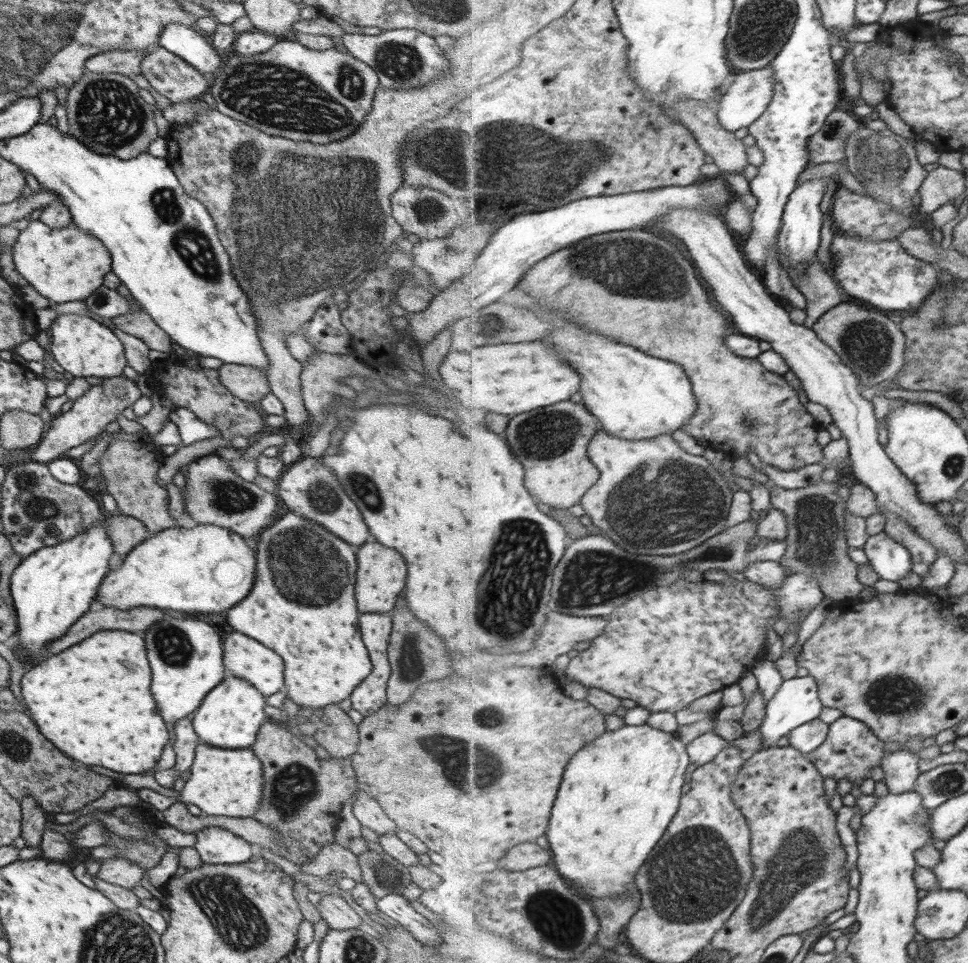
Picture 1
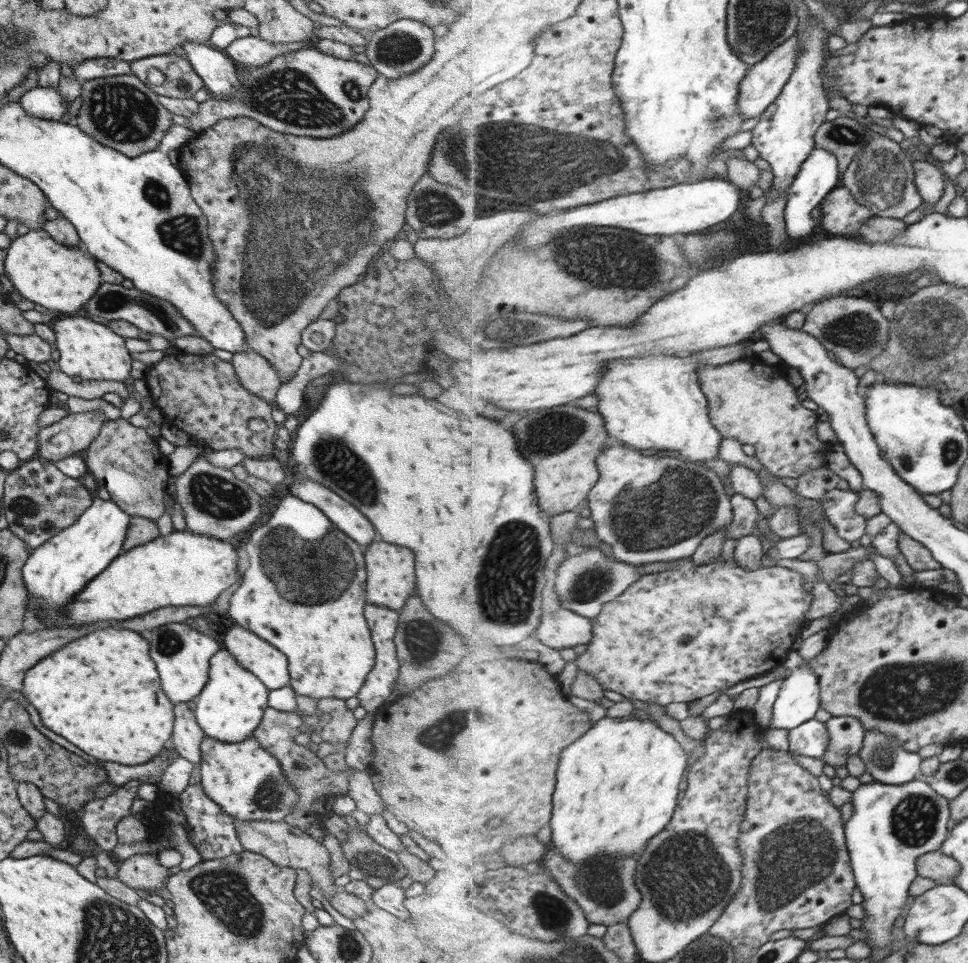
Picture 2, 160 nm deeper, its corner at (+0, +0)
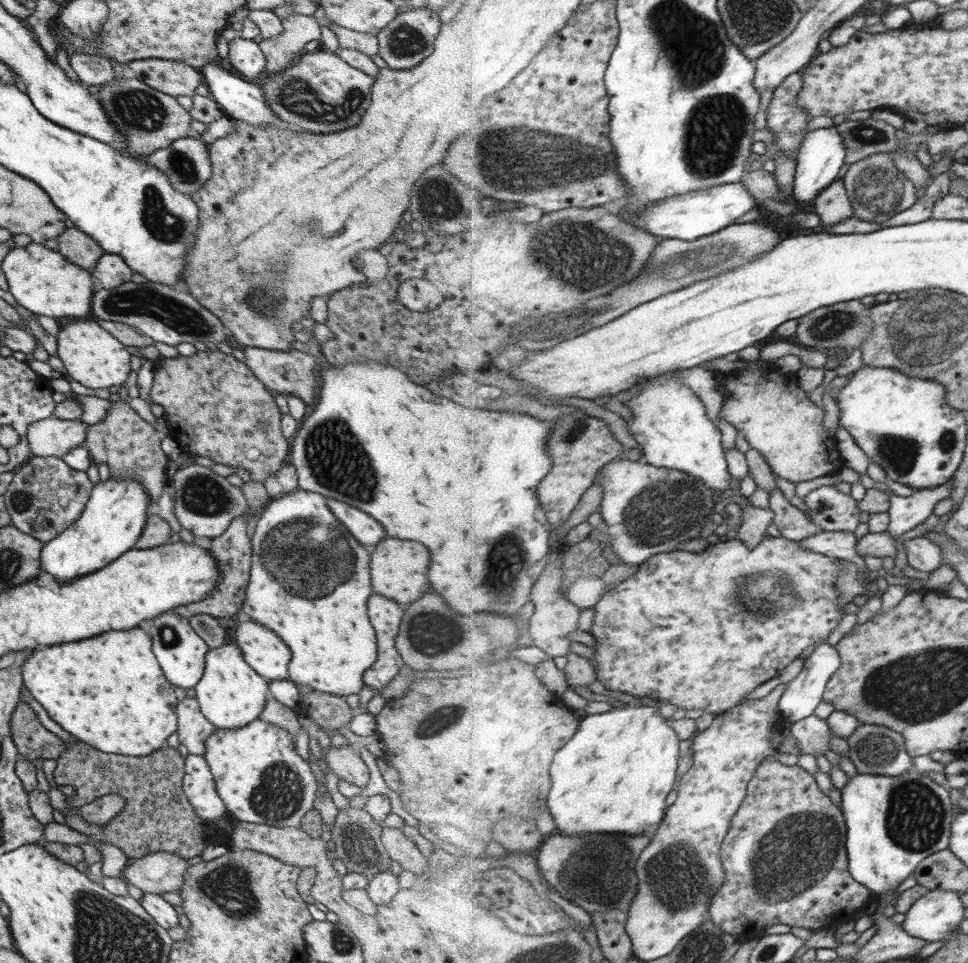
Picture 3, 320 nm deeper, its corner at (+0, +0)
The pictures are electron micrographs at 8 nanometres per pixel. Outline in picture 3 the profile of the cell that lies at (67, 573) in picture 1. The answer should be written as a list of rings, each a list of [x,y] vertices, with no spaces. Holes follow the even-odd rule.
[[[132,475],[110,477],[95,484],[78,520],[75,520],[66,530],[56,535],[50,542],[46,542],[42,547],[41,572],[50,573],[58,581],[65,583],[73,578],[80,578],[96,572],[115,561],[116,558],[120,558],[128,550],[134,549],[137,540],[142,536],[149,517],[150,497],[145,486]]]

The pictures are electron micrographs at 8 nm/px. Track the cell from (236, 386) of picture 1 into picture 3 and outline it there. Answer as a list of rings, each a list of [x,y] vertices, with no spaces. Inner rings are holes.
[[[256,347],[244,348],[246,366],[254,373],[260,382],[274,394],[292,394],[301,398],[304,403],[311,403],[316,398],[314,373],[316,372],[315,358],[310,353],[296,349],[277,351]]]

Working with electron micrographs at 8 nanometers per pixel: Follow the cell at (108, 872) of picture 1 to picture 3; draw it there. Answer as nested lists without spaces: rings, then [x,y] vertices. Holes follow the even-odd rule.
[[[158,851],[131,860],[122,877],[144,893],[161,895],[163,892],[178,892],[188,867],[187,859],[178,853]]]

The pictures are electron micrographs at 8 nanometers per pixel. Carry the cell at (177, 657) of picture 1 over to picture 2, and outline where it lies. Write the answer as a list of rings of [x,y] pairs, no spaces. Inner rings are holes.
[[[169,622],[166,626],[161,624],[158,628],[154,627],[154,630],[144,632],[142,636],[150,642],[150,654],[158,666],[164,686],[162,690],[168,694],[168,698],[176,705],[194,701],[210,678],[212,656],[220,652],[217,640],[194,630],[186,622]]]

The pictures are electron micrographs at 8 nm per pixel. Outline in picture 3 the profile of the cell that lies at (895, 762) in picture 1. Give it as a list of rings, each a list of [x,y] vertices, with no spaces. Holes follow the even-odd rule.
[[[863,723],[849,738],[851,760],[861,774],[902,776],[916,769],[915,758],[909,753],[907,737],[889,726]]]

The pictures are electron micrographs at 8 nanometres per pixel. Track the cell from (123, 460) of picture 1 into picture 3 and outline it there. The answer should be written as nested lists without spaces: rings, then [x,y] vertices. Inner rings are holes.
[[[112,399],[112,404],[106,416],[96,424],[88,425],[85,447],[89,450],[92,462],[106,462],[110,468],[111,477],[132,475],[136,477],[148,491],[150,504],[155,505],[169,483],[165,466],[170,459],[161,449],[164,435],[144,421],[128,403]]]

